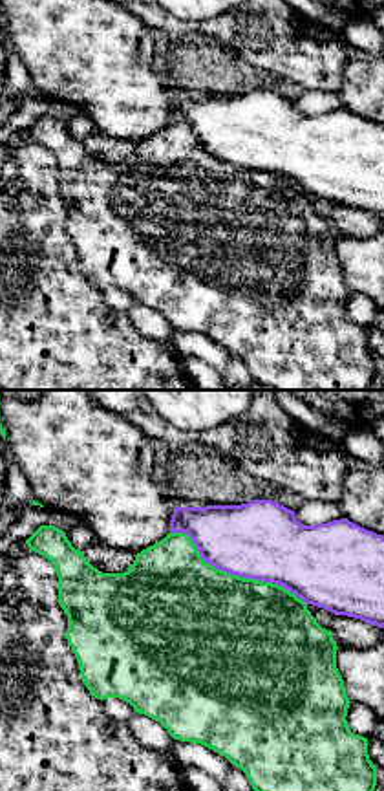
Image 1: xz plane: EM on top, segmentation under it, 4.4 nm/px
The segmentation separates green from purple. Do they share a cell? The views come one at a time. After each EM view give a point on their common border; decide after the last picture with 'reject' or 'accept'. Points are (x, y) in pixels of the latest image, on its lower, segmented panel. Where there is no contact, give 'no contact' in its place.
contact (234, 575)

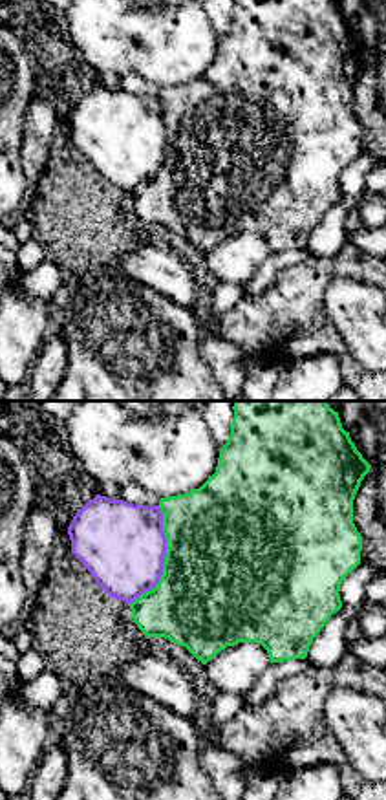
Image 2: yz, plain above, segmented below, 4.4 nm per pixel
contact (165, 559)

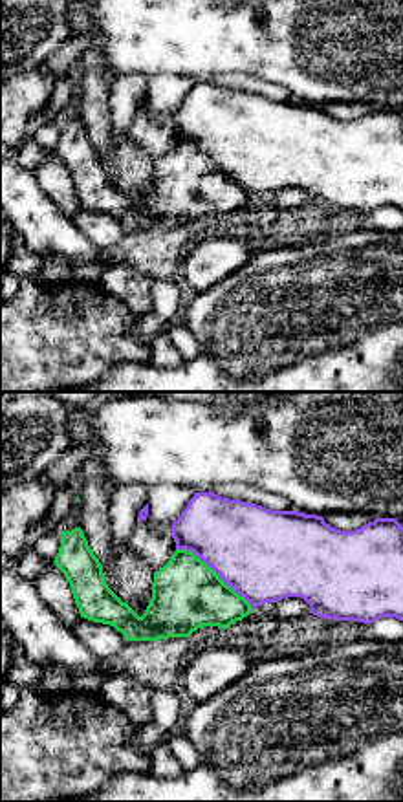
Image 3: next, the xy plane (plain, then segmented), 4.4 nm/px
contact (215, 572)

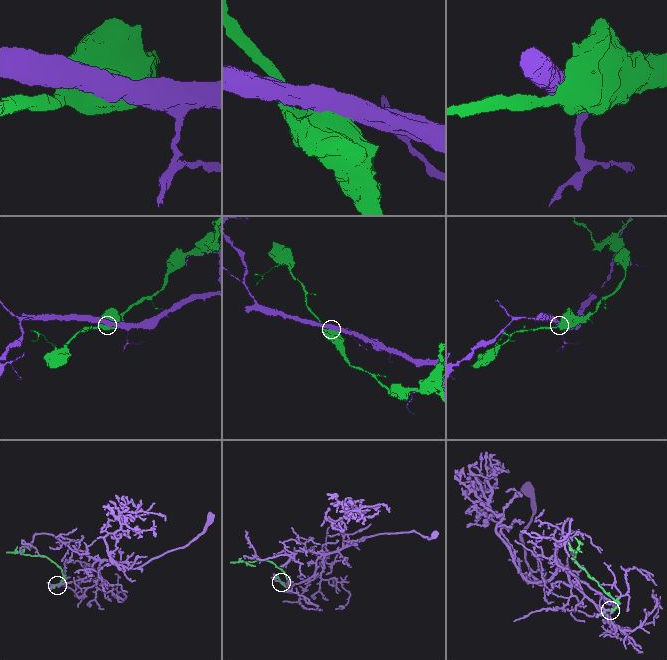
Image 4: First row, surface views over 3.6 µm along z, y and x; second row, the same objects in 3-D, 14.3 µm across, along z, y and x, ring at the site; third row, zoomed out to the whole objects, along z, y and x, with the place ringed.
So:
reject

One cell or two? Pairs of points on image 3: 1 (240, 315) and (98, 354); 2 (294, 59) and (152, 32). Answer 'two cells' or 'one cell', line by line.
1: two cells
2: one cell

